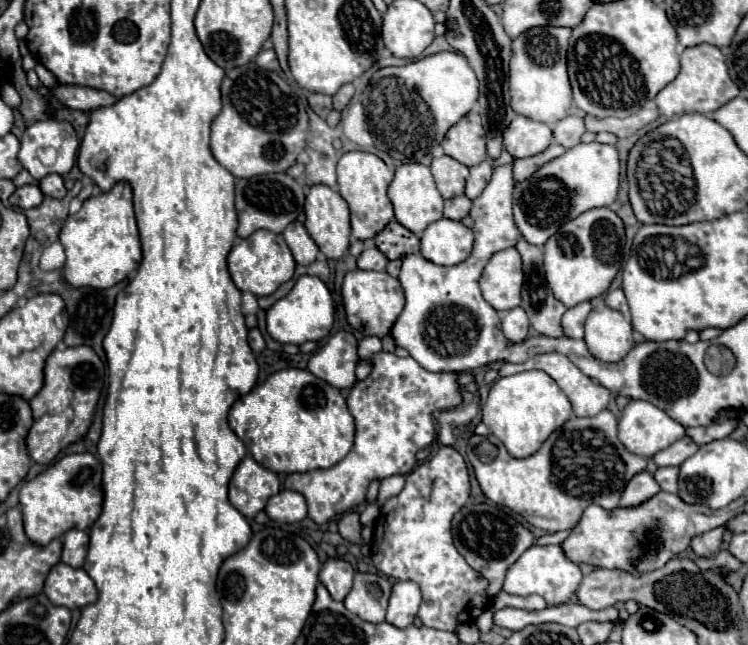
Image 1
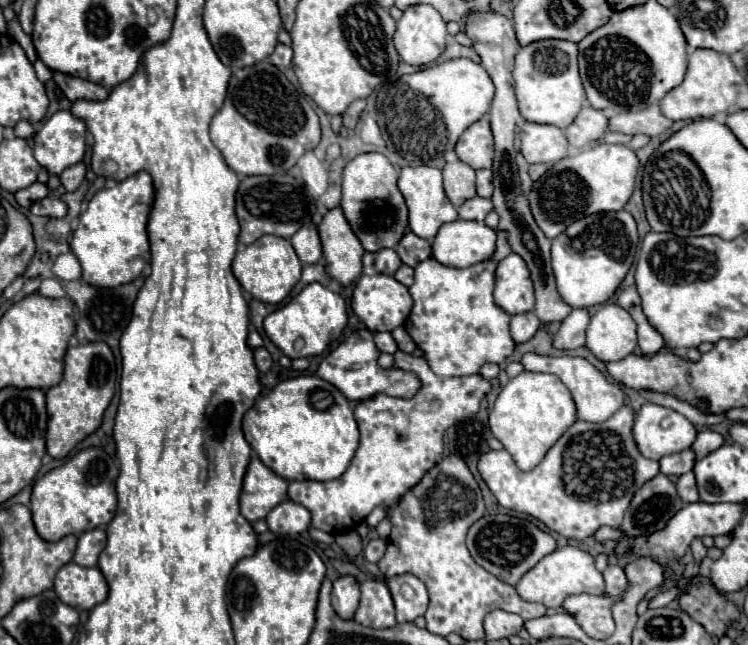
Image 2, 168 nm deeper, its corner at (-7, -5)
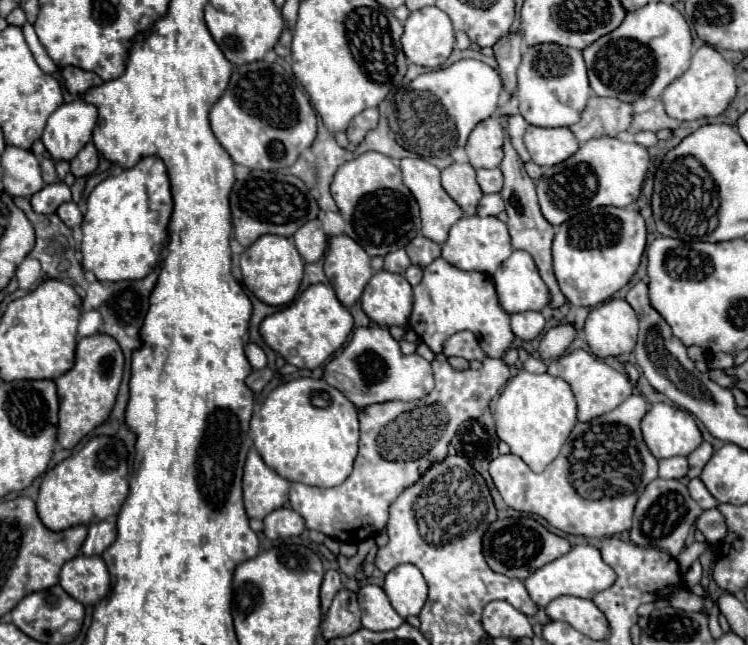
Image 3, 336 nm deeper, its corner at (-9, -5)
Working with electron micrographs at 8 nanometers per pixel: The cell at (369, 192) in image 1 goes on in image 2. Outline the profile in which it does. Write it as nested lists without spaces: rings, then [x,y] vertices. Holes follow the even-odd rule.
[[[379,152],[355,156],[343,170],[341,182],[341,210],[353,228],[355,236],[367,252],[395,248],[403,234],[409,230],[407,206],[401,190],[397,188],[399,170]]]

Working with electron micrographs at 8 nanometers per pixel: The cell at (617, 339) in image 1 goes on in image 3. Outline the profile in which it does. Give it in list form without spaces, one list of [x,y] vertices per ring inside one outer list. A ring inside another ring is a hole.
[[[613,298],[589,312],[583,330],[585,340],[595,356],[621,356],[635,348],[639,320],[625,300]]]

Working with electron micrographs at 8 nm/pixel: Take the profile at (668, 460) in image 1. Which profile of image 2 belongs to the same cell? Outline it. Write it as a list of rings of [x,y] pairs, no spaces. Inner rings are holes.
[[[691,450],[669,454],[669,456],[663,456],[659,460],[661,474],[665,474],[665,476],[681,476],[681,474],[687,474],[687,472],[693,470],[693,464],[695,464],[695,454]]]

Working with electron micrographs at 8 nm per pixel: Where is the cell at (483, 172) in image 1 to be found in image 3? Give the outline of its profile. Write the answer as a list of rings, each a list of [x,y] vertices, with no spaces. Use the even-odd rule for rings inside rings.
[[[493,168],[493,170],[477,170],[477,182],[481,184],[483,194],[499,192],[501,190],[501,184],[503,184],[501,170],[499,168]]]

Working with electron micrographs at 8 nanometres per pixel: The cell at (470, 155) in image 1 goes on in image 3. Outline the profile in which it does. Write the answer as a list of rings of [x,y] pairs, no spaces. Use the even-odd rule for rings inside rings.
[[[497,116],[479,122],[467,140],[467,156],[473,168],[495,168],[503,158],[503,138],[505,132]]]

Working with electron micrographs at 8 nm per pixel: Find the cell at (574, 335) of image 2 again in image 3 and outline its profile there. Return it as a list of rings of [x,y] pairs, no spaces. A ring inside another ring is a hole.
[[[561,324],[545,332],[541,344],[539,344],[539,354],[543,360],[559,358],[569,344],[577,338],[577,326],[575,324]]]

